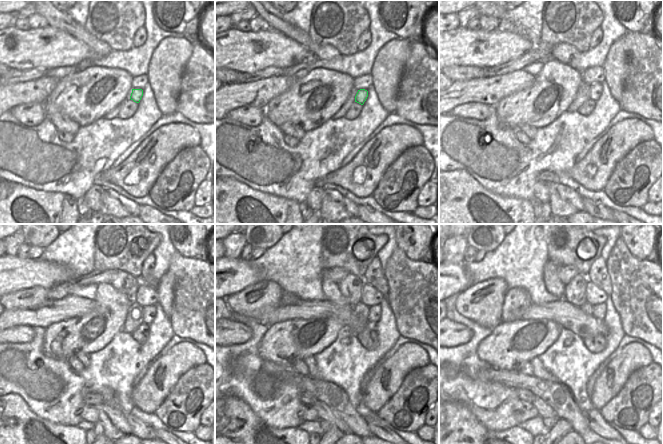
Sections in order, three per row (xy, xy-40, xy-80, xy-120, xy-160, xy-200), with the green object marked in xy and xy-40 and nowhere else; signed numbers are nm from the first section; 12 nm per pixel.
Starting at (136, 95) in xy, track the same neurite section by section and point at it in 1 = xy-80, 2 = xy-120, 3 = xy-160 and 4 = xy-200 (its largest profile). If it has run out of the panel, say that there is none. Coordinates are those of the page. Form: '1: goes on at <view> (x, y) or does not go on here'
1: goes on at xy-80 (596, 89)
2: goes on at xy-120 (149, 312)
3: goes on at xy-160 (374, 312)
4: goes on at xy-200 (599, 311)

